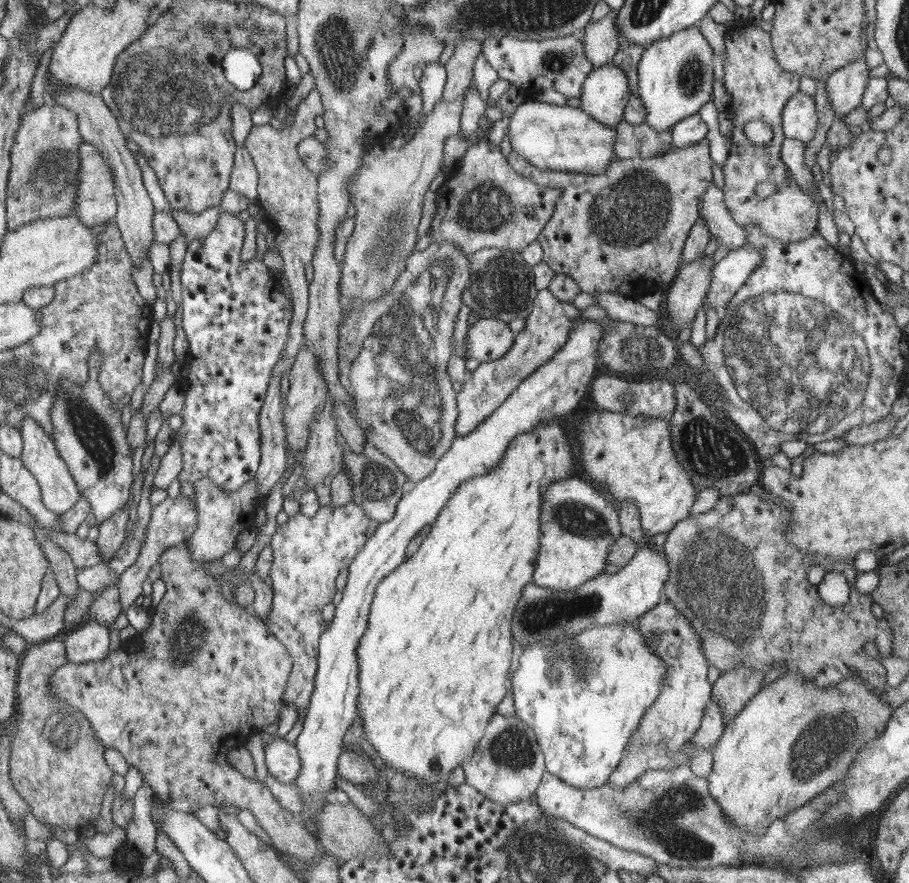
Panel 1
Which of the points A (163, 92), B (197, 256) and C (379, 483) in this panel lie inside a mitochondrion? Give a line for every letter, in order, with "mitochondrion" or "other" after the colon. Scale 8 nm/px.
A: mitochondrion
B: other
C: mitochondrion

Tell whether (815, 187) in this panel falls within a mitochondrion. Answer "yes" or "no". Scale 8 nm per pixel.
no

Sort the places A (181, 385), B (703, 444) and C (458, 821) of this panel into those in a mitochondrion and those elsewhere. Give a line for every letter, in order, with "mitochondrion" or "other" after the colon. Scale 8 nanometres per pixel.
A: other
B: mitochondrion
C: other

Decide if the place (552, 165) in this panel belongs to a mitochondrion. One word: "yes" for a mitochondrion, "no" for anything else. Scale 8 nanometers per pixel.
no

